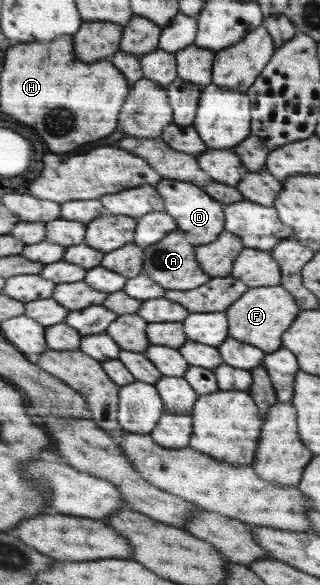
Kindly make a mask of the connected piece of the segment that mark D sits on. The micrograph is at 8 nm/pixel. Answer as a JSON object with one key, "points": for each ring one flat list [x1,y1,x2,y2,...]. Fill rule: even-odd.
{"points":[[165,179,158,182,159,194,163,194,163,202,167,202,167,214,171,214,171,218,175,218,175,222,179,222,178,230,185,234,186,238,194,246,207,245,217,238,217,234,221,234,226,230,225,206,219,204,218,199,211,198,202,187,195,186,190,182,178,181,175,179]]}

